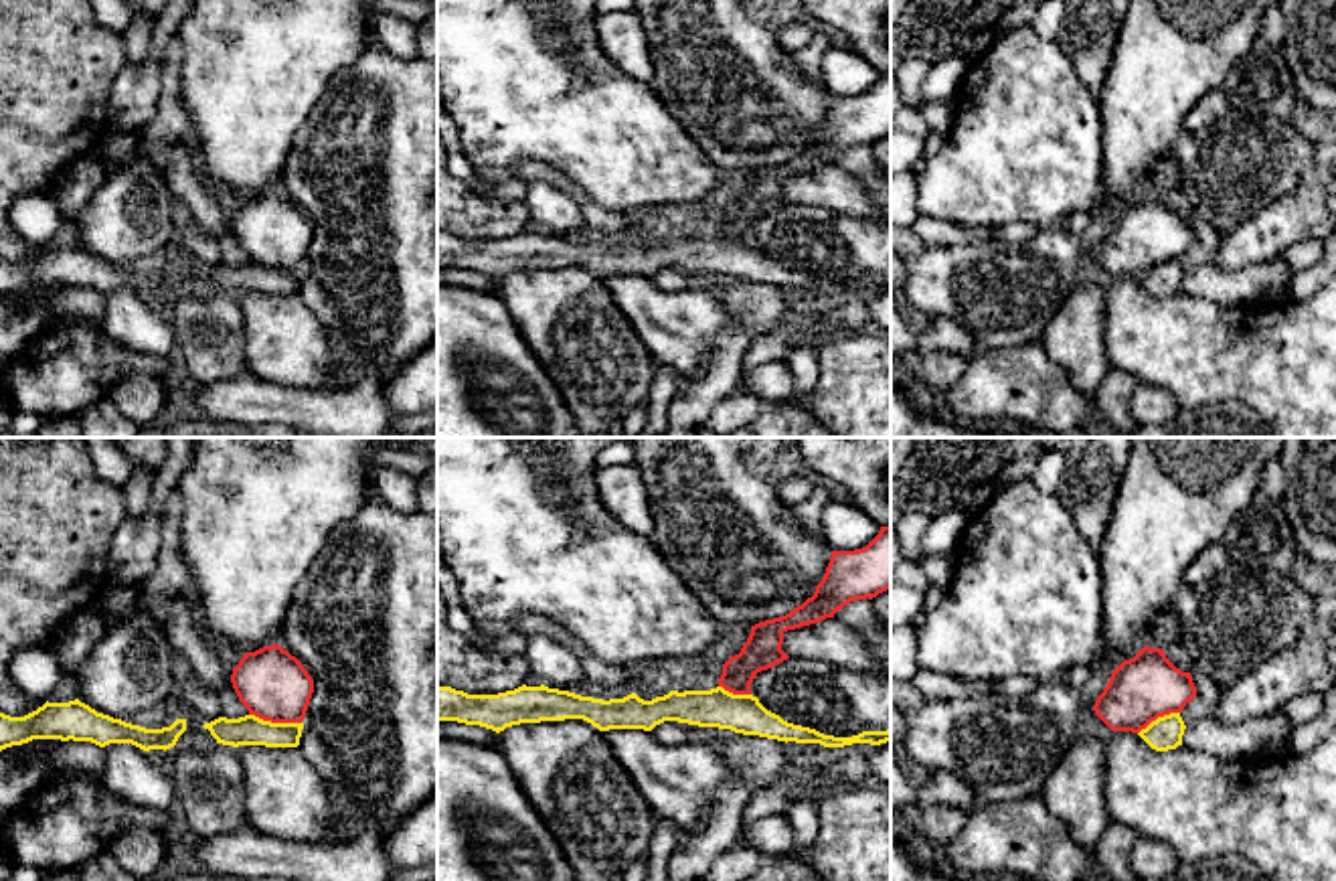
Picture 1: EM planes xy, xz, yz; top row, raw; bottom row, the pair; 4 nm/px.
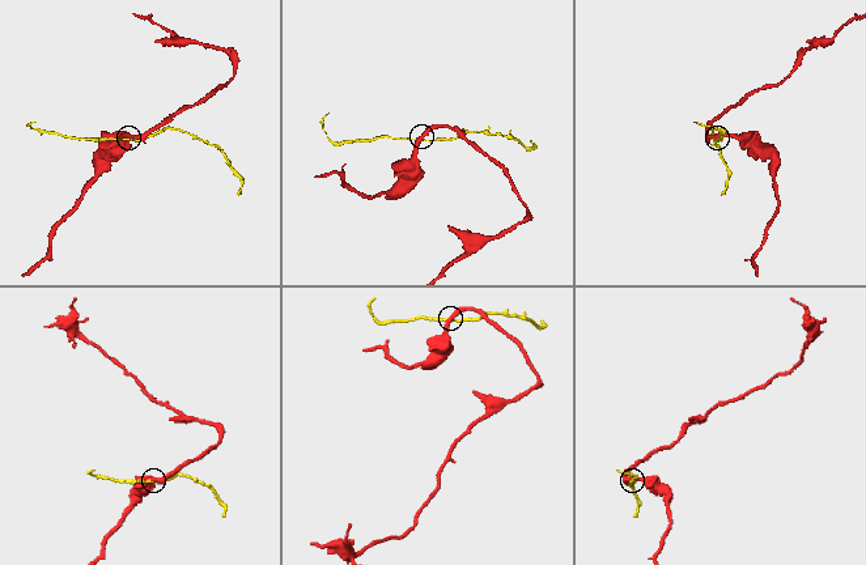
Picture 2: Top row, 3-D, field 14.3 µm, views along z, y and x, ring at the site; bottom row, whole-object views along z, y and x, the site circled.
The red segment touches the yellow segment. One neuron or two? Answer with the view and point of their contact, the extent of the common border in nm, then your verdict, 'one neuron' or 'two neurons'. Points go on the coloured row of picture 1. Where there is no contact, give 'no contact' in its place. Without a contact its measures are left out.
xy (276, 722) | 220 nm | two neurons

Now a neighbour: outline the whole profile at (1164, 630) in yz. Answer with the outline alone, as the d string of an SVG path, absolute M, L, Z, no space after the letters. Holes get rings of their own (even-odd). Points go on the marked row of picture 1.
M1170 606L1154 616L1146 646L1164 650L1166 646L1180 644L1180 636L1182 626L1176 610Z

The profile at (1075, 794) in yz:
M1077 739L1049 778L1042 798L1073 840L1095 851L1111 822L1103 794L1103 739Z

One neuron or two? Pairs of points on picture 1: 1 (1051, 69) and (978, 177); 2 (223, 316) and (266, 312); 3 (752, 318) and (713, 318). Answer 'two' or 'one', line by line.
1: one
2: two
3: two

